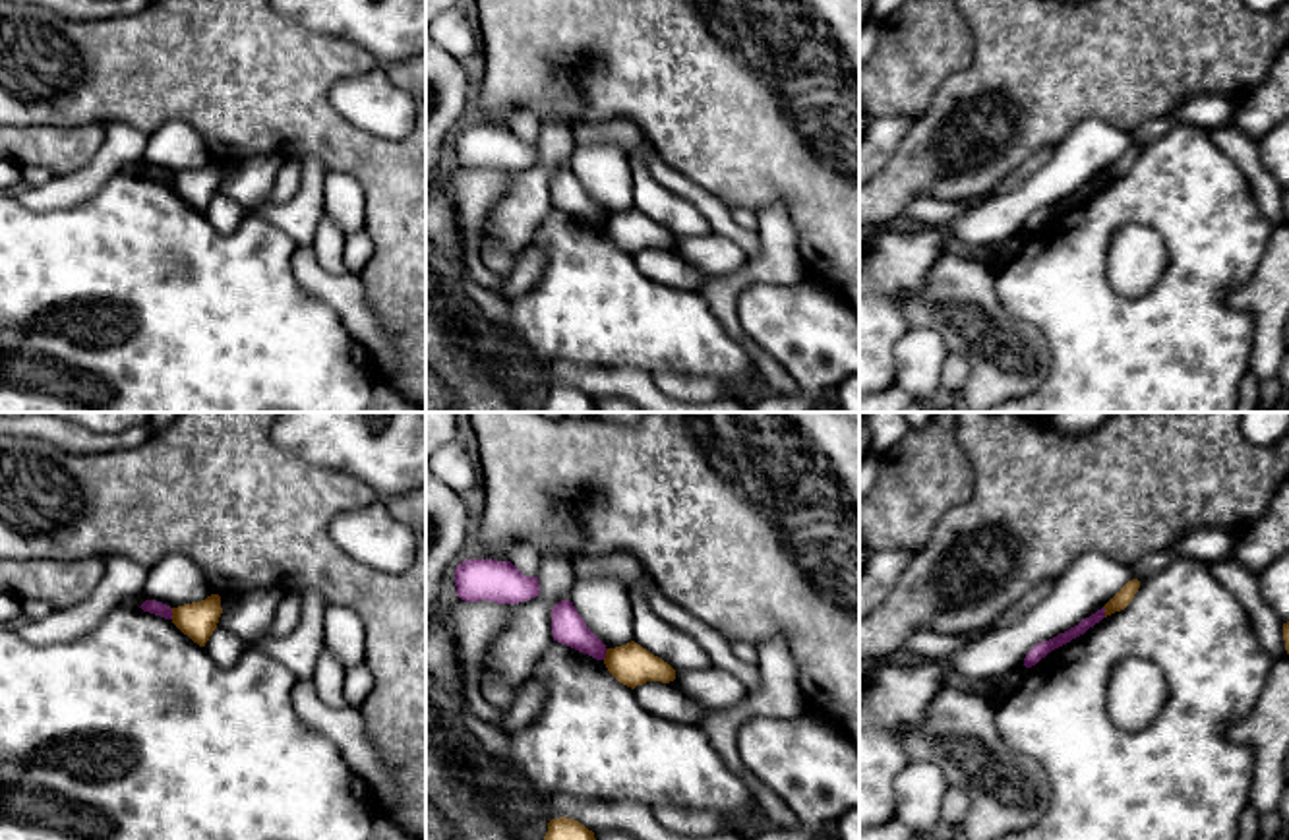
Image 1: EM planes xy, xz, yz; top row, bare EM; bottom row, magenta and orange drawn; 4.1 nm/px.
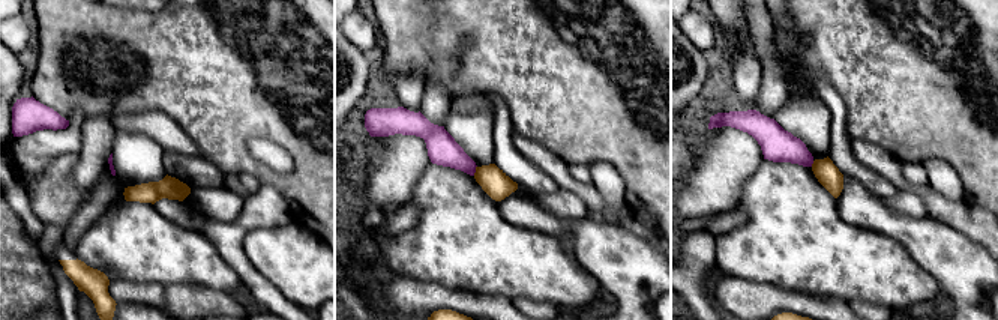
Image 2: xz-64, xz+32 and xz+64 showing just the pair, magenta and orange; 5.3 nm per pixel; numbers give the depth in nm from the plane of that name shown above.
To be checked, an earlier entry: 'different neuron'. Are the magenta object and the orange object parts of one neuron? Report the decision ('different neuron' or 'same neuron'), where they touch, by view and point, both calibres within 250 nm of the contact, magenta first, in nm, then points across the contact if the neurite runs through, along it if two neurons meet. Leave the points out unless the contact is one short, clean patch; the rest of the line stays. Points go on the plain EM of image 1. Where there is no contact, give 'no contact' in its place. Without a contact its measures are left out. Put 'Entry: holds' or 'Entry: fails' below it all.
different neuron; contact xy (171, 180); calibres 60 and 160 nm; border xy (171, 175), (173, 184)
Entry: holds

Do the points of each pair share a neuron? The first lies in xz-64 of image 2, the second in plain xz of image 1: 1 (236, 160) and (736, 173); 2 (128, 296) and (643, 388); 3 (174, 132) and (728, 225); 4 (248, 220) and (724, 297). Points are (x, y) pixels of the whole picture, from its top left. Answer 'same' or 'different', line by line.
1: same
2: same
3: same
4: same

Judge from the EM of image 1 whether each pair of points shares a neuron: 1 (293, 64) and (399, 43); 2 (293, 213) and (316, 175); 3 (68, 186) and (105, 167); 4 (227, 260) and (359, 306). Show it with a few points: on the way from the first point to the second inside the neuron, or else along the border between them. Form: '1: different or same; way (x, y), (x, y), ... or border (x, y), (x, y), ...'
1: different; border (322, 31), (357, 43), (374, 64)
2: same; way (302, 204), (310, 196), (312, 184)
3: same; way (78, 186), (95, 175)
4: different; border (297, 248), (291, 258), (295, 279), (337, 316)

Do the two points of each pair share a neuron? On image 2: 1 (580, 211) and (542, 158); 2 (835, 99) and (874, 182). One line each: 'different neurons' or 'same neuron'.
1: different neurons
2: same neuron

